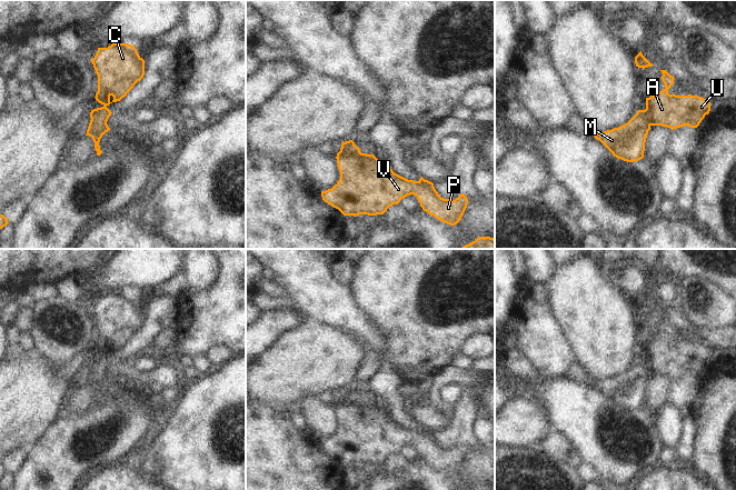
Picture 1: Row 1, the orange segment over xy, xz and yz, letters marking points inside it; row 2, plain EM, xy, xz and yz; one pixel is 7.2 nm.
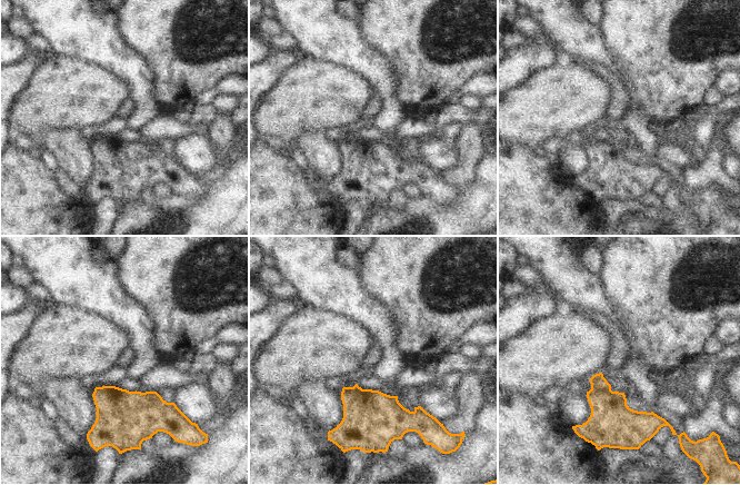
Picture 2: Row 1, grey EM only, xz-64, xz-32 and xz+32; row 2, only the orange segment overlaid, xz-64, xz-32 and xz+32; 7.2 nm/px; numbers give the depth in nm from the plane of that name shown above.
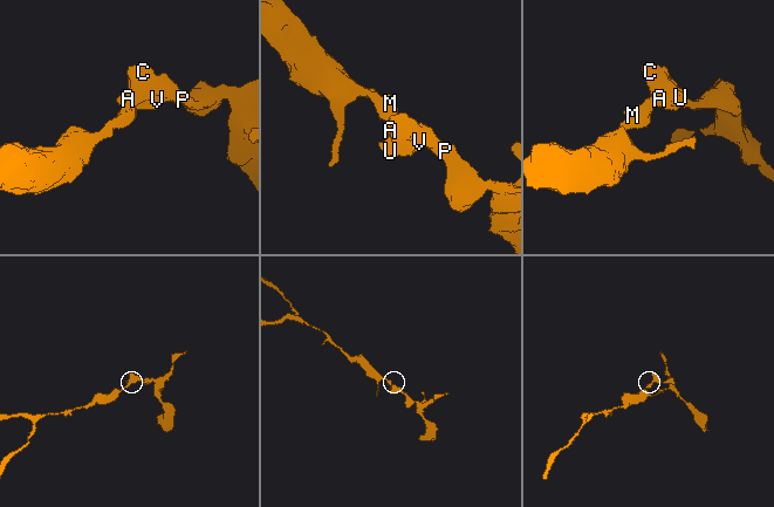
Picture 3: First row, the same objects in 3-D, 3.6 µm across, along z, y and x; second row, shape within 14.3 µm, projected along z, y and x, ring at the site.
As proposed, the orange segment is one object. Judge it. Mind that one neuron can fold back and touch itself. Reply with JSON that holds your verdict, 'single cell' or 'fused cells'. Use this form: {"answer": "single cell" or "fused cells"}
{"answer": "fused cells"}

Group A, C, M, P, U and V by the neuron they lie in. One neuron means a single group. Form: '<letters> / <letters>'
A C P U V / M

